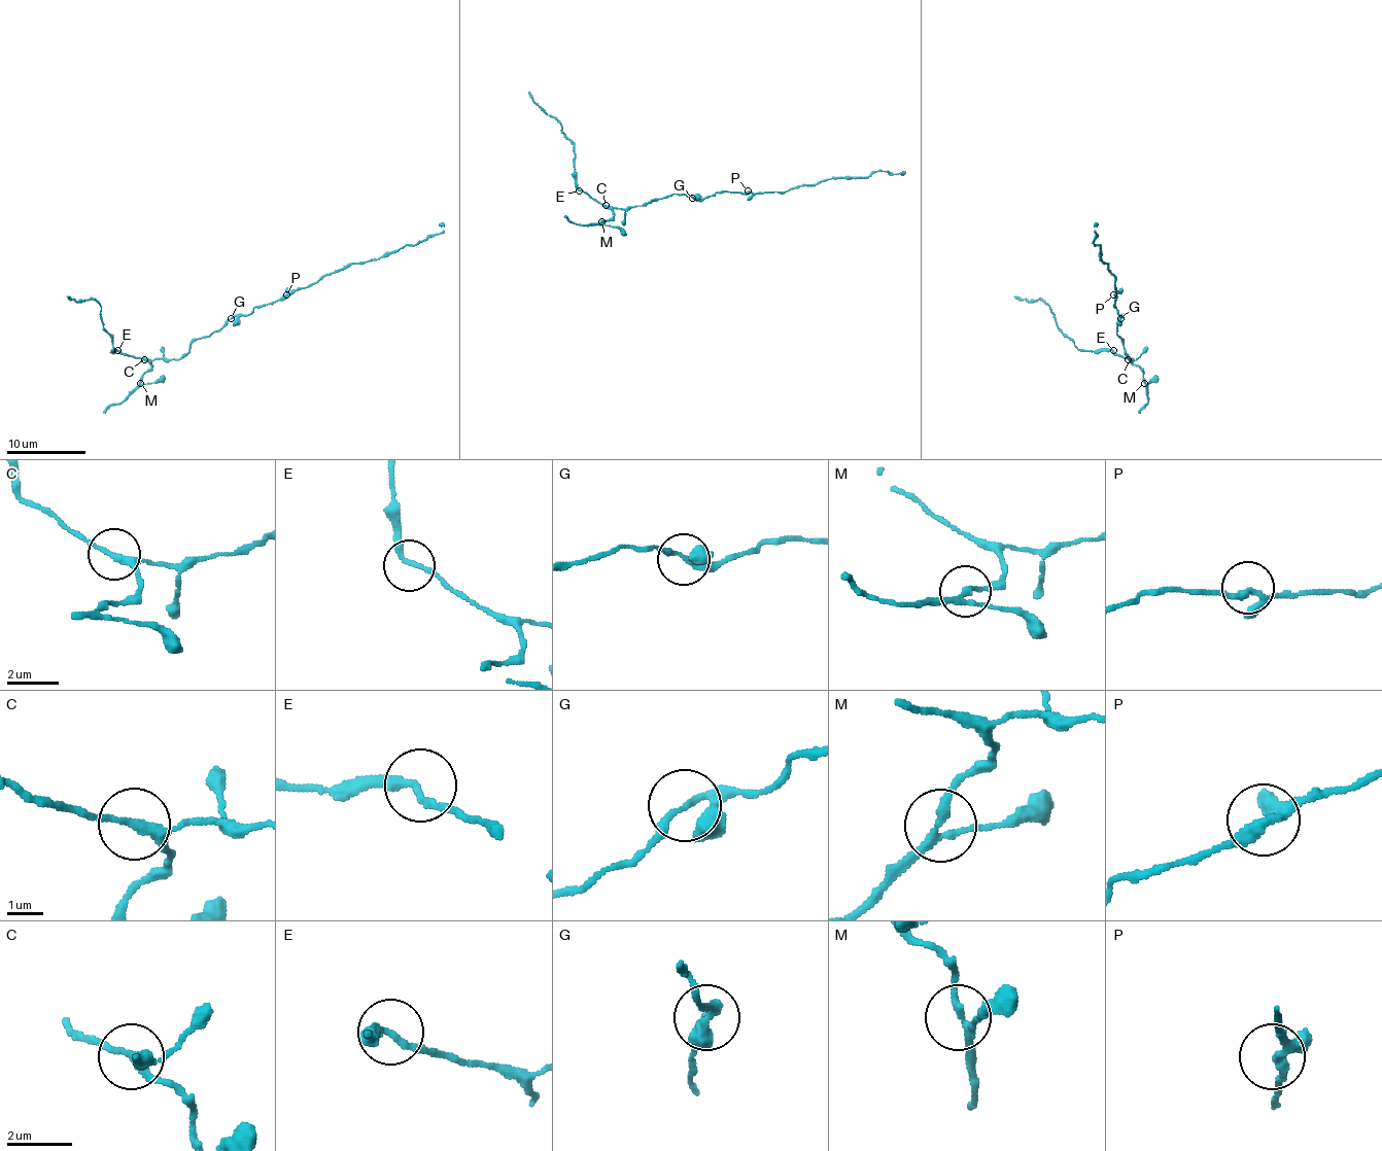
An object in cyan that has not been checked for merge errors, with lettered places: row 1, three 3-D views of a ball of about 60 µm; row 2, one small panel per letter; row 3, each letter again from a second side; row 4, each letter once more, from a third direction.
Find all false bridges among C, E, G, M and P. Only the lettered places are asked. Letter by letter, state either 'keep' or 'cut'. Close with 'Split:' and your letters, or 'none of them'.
C: keep
E: keep
G: keep
M: keep
P: keep
Split: none of them

